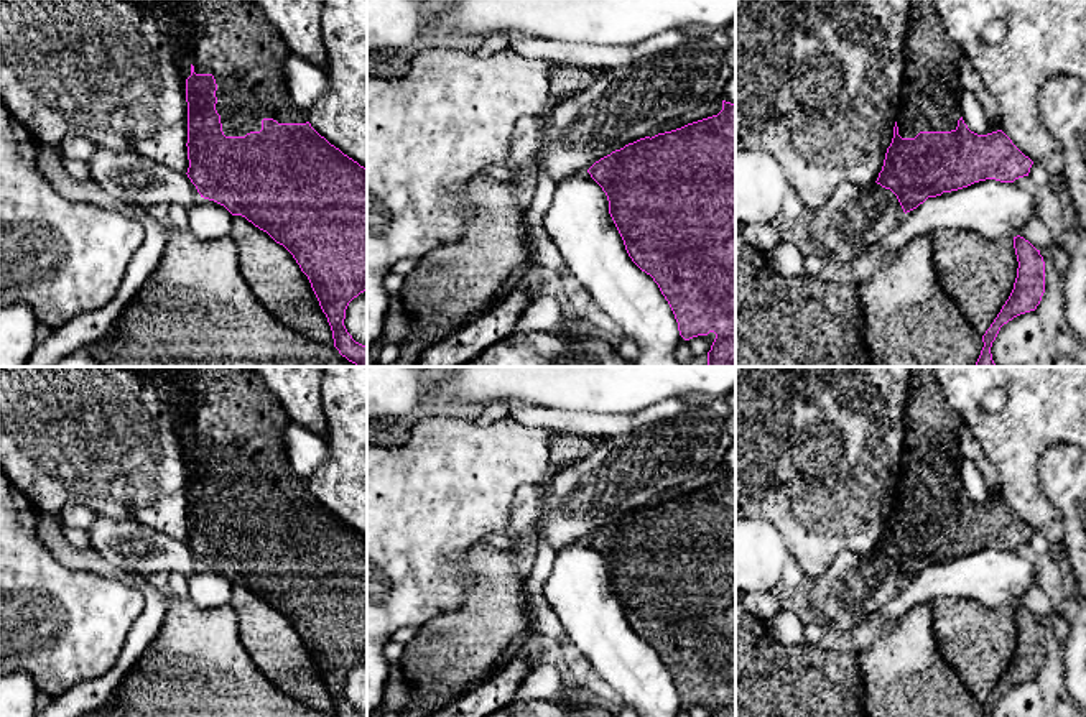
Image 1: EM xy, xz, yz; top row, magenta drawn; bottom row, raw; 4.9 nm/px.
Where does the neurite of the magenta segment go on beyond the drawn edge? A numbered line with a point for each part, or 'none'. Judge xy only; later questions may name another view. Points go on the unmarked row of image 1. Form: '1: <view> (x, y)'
1: xy (231, 407)

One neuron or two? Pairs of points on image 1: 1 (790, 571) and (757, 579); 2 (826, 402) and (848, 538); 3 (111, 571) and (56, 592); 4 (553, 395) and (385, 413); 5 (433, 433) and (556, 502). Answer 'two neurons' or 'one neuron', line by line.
1: one neuron
2: one neuron
3: two neurons
4: one neuron
5: two neurons

